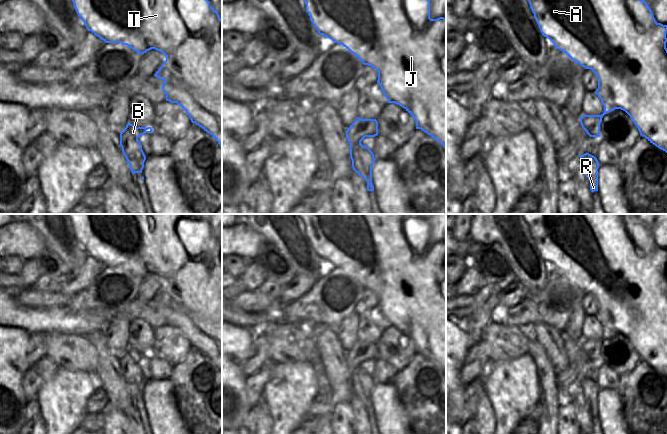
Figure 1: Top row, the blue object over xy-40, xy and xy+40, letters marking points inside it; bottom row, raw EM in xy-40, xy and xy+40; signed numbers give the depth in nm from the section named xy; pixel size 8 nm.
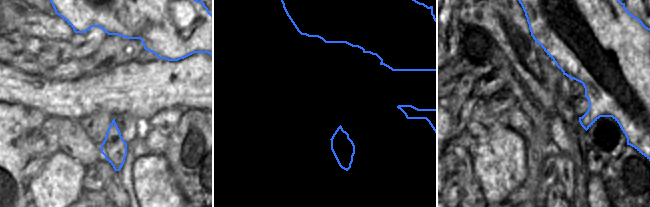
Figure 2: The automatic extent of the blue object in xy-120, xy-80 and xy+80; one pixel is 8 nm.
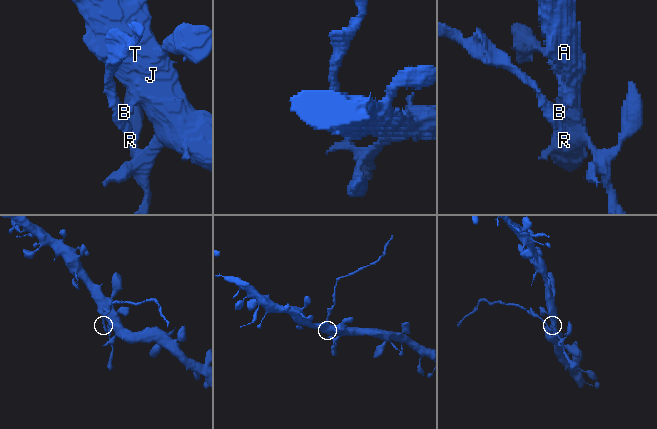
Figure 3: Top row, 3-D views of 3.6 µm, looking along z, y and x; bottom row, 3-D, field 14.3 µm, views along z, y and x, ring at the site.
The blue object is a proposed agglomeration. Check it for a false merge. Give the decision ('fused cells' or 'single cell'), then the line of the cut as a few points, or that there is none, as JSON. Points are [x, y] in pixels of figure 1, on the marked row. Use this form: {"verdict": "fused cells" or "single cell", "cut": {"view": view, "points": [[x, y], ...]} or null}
{"verdict": "fused cells", "cut": {"view": "xy", "points": [[356, 118], [364, 127], [368, 127], [371, 130], [372, 136]]}}

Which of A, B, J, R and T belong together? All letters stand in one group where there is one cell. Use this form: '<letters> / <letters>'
A J T / B R

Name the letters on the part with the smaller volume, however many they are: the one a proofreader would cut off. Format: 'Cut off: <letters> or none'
Cut off: B, R

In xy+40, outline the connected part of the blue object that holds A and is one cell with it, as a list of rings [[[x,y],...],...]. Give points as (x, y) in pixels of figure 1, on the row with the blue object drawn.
[[[528,0],[528,2],[542,35],[547,37],[556,49],[563,51],[570,59],[585,69],[591,69],[598,78],[598,88],[594,93],[600,98],[604,112],[601,115],[582,115],[580,120],[589,129],[595,129],[596,137],[600,137],[600,124],[603,116],[615,109],[621,109],[630,116],[641,136],[667,153],[667,25],[656,22],[648,4],[643,0]]]

